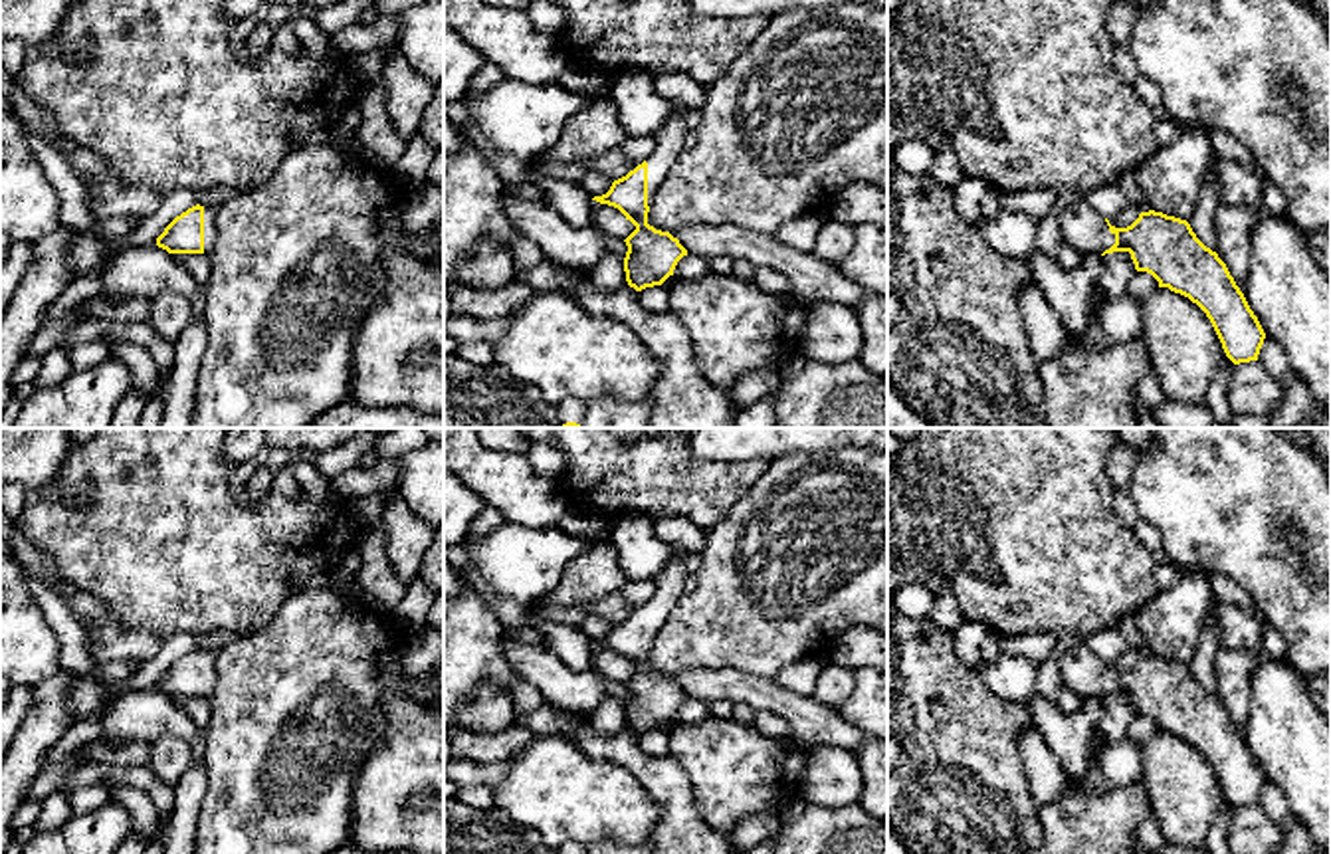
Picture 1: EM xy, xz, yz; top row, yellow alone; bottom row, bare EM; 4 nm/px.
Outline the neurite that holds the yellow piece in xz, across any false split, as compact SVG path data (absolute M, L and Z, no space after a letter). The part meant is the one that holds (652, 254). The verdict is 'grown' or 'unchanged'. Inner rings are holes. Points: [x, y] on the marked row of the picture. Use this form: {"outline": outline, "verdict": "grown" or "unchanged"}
{"outline": "M671 105L664 125L652 133L656 149L650 159L614 180L606 194L592 198L618 208L636 226L624 240L628 246L624 258L626 281L636 291L662 285L673 275L677 262L687 256L677 238L648 224L652 200L681 153L689 131L683 111L683 107Z", "verdict": "grown"}

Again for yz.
{"outline": "M1075 196L1060 212L1060 222L1064 244L1079 254L1129 252L1137 271L1151 273L1159 287L1196 303L1234 365L1258 361L1266 339L1258 317L1226 264L1196 238L1186 220L1149 210L1131 226L1115 228Z", "verdict": "grown"}

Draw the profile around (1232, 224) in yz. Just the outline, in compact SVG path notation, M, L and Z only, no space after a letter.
M1224 206L1214 212L1214 236L1218 258L1226 264L1236 285L1244 293L1250 273L1250 238L1260 218L1268 212L1256 206Z

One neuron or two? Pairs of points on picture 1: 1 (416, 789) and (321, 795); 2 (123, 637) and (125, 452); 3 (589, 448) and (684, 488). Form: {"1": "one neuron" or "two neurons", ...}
{"1": "two neurons", "2": "two neurons", "3": "one neuron"}

